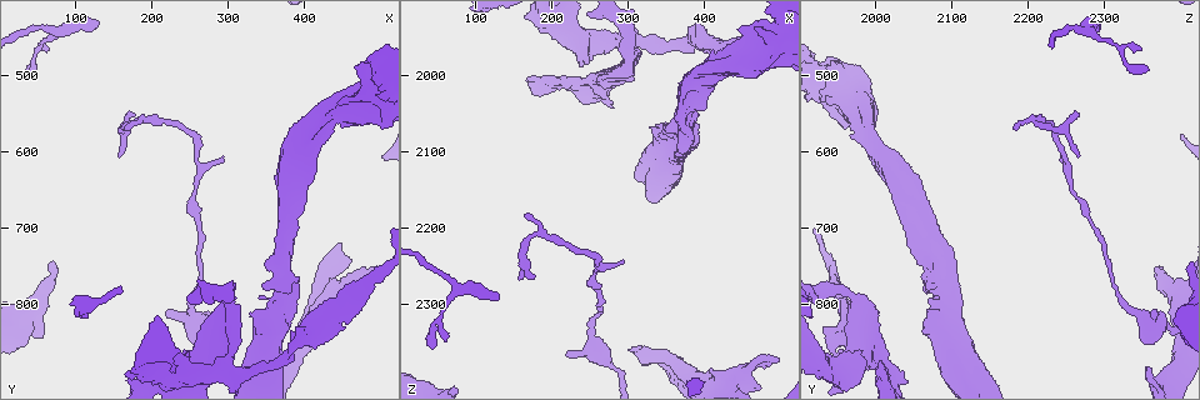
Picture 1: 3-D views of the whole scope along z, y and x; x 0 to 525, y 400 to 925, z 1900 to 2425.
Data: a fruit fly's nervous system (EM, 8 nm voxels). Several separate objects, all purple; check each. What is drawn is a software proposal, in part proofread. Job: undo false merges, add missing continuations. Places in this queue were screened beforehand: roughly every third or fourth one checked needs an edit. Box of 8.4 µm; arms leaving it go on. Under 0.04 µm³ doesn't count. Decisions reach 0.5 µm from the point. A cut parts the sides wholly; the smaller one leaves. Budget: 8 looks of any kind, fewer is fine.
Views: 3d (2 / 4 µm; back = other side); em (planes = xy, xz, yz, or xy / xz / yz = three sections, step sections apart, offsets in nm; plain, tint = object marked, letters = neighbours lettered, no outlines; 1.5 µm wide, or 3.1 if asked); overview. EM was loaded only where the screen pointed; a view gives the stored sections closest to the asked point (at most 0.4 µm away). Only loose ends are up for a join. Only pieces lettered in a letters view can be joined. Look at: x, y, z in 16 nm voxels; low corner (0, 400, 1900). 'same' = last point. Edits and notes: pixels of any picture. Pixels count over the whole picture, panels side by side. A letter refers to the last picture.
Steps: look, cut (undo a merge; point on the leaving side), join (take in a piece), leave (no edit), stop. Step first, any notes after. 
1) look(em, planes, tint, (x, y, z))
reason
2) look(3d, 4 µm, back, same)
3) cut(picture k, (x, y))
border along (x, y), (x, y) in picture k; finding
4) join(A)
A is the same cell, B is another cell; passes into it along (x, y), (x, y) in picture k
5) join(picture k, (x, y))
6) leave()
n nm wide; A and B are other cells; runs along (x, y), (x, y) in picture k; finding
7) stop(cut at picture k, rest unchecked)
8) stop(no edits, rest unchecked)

look(3d, 4 µm, (450, 540, 1980))
sudden change in width

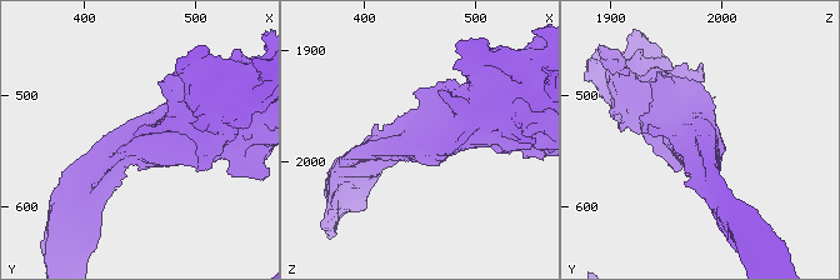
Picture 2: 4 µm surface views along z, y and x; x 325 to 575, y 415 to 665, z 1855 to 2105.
look(em, planes, plain, (452, 542, 1980))
arms of 320, 750 nm; need the tissue

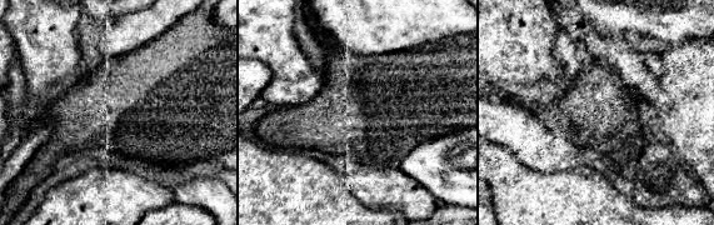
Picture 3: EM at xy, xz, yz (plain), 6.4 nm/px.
look(em, planes, letters, same)

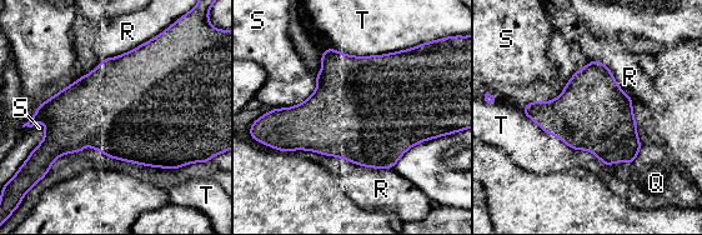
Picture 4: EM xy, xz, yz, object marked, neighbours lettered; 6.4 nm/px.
leave()
Q, R, S and T are other cells; border along (154, 38), (121, 54), (103, 59) in picture 4; continuous, no second cell

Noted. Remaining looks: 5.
look(3d, 2 µm, (295, 785, 1960))
abrupt turn

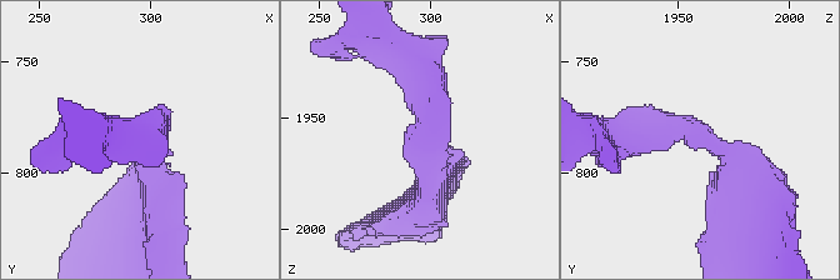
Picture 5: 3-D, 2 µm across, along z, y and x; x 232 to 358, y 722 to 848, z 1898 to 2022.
look(em, planes, letters, (296, 786, 1964))
arms of 220, 280 nm; need the tissue

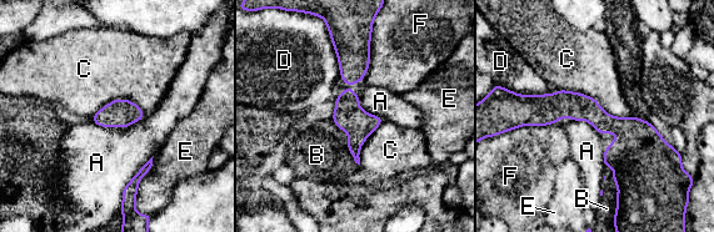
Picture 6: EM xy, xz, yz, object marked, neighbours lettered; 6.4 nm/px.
leave()
A, B, C, D, E and F are other cells; one cell here

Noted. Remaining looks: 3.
look(3d, 4 µm, (175, 545, 2265))
branch stops here

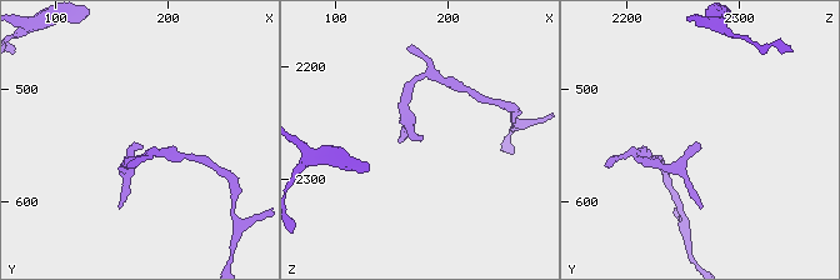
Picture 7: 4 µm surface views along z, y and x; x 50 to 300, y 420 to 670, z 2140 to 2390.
look(em, yz, step 8, letters, (174, 550, 2264))
need the tissue

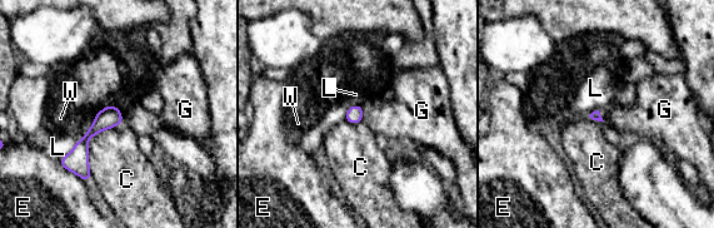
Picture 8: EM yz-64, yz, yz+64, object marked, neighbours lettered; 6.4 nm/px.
look(em, planes, letters, same)
another direction

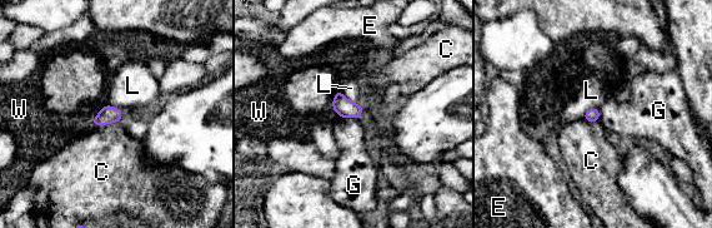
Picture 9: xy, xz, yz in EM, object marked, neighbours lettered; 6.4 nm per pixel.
leave()
C, E, G, L and W are other cells; border along (340, 117), (357, 119) in picture 9; no lettered piece goes on from it

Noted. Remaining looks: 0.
stop(no edits, rest unchecked)

